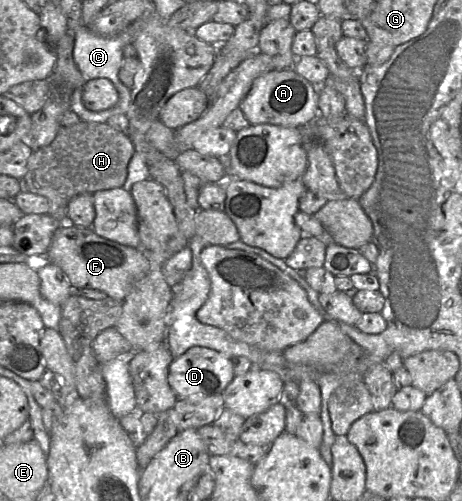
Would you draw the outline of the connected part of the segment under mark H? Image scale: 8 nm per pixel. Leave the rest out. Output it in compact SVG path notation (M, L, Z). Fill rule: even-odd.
M81 120L75 125L62 125L49 145L34 149L28 159L22 184L31 193L47 198L50 205L48 214L66 224L68 203L76 195L124 186L134 152L129 137L108 123Z

